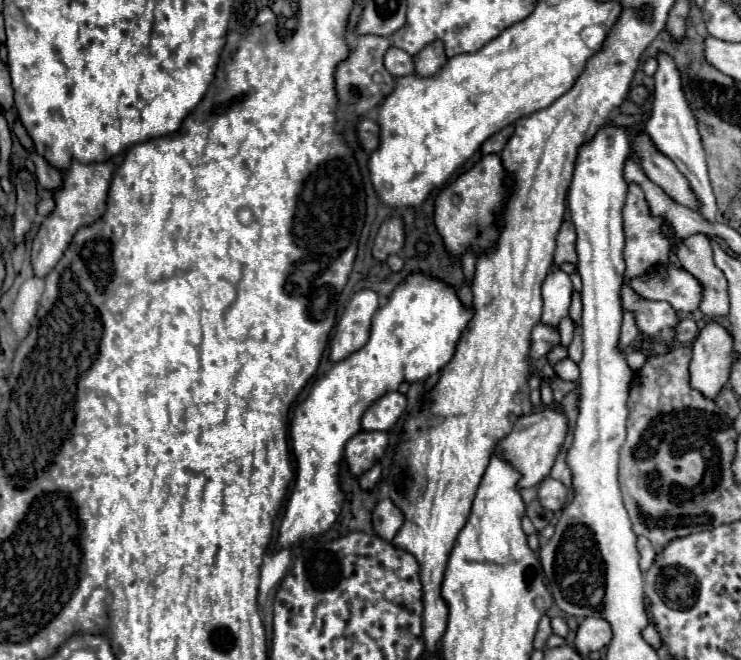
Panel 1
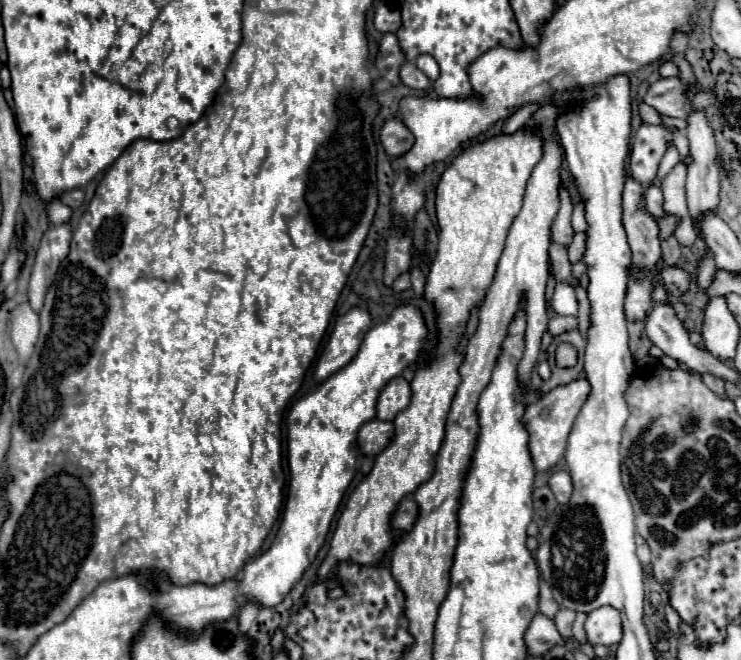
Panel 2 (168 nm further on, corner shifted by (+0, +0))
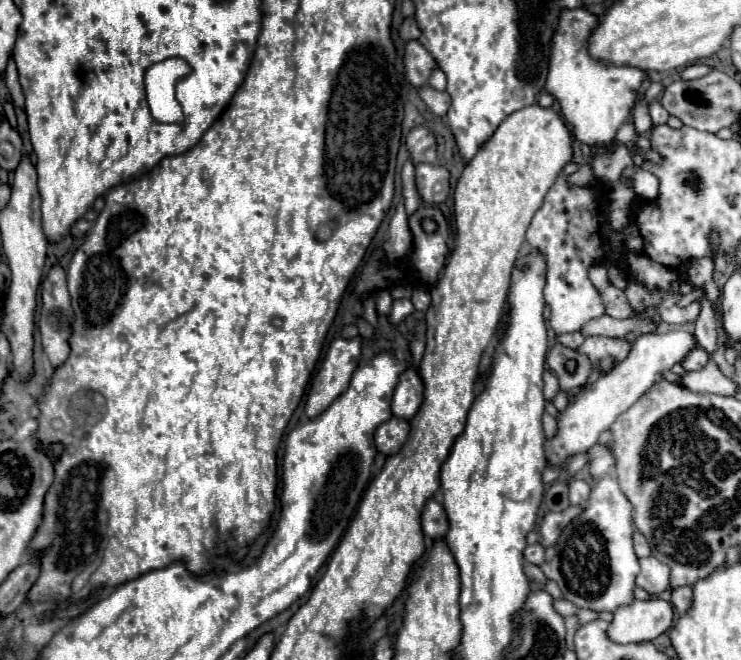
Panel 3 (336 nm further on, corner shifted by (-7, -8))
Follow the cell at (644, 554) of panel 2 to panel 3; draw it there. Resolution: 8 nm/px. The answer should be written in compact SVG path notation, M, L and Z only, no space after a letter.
M635 532L635 536L633 536L633 542L635 542L635 554L637 554L639 558L647 558L647 556L651 554L651 548L647 546L647 540L643 538L643 534Z

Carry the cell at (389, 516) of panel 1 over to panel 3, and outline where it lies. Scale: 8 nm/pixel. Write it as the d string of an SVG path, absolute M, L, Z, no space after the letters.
M429 500L425 504L423 514L421 514L421 526L423 526L423 534L431 540L443 538L447 534L449 520L447 520L447 514L439 502Z

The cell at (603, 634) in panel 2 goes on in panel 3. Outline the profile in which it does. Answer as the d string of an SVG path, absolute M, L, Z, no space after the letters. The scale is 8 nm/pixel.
M635 600L613 612L613 620L607 628L607 636L615 644L631 644L655 640L661 636L673 620L671 604L665 600Z

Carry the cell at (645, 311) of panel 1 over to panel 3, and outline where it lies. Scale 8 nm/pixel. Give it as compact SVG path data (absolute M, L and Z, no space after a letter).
M703 348L691 350L691 354L687 354L687 358L683 358L681 362L685 370L701 370L705 368L705 364L707 364L707 352Z

